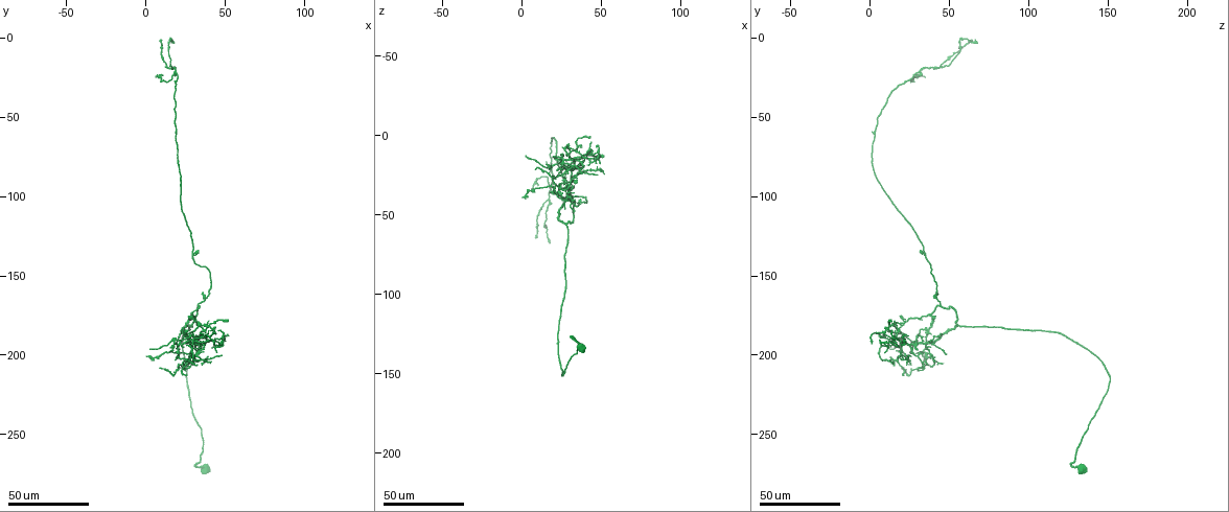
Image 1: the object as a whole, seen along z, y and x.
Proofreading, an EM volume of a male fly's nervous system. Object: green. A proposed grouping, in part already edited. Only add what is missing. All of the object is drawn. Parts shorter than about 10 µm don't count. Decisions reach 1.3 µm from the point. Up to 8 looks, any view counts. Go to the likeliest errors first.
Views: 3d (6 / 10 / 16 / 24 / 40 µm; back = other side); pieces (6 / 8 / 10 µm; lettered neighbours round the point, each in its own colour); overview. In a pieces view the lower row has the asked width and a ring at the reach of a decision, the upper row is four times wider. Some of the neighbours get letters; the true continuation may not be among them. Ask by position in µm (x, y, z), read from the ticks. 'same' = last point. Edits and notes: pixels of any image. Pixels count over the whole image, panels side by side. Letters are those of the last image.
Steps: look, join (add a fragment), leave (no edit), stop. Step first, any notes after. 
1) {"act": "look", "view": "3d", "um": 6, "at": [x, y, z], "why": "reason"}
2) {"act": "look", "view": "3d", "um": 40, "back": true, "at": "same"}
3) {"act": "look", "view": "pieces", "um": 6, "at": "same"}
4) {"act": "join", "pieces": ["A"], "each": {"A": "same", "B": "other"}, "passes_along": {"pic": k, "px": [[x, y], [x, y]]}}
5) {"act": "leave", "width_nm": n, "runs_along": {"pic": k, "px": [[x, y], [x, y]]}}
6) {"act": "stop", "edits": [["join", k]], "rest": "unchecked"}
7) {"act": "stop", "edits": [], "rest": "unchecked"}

{"act": "look", "view": "3d", "um": 40, "at": [34, 199, 48], "why": "free end"}

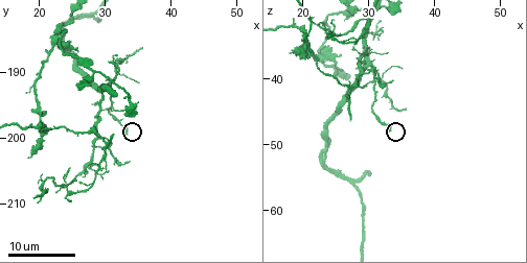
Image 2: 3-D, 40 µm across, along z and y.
{"act": "look", "view": "3d", "um": 6, "at": [33.0, 199.0, 48.5]}

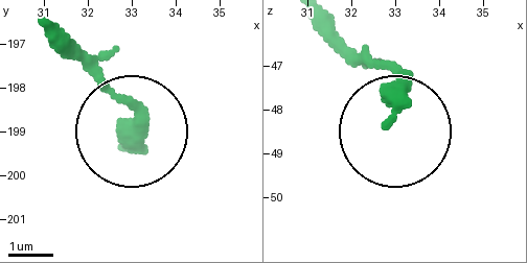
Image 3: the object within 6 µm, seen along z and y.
{"act": "look", "view": "pieces", "um": 10, "at": [32.85, 199.30, 48.25], "why": "see the neighbours"}

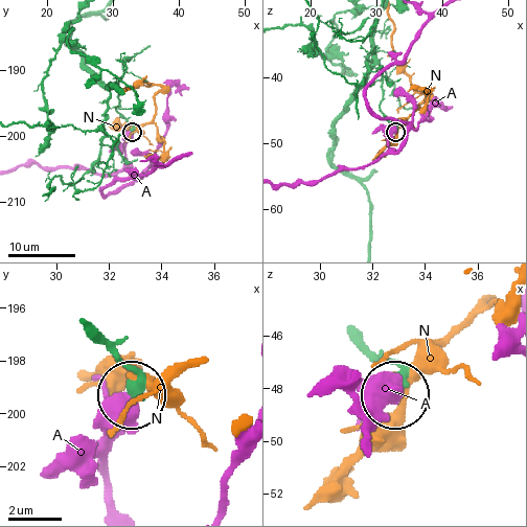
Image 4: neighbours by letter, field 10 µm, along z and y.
{"act": "leave", "each": {"A": "other", "N": "other"}, "runs_along": {"pic": 4, "px": [[89, 327], [134, 374], [132, 392]]}, "found": "no lettered fragment goes on from it"}

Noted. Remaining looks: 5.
{"act": "look", "view": "3d", "um": 24, "at": [32, 206, 14], "why": "an open end"}

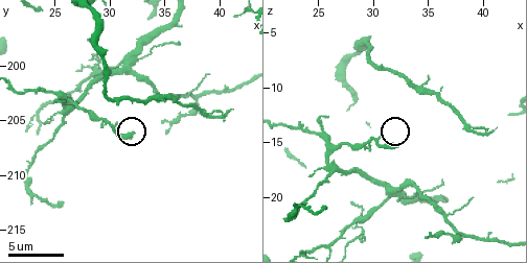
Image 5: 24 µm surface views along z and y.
{"act": "look", "view": "pieces", "um": 8, "at": [32.0, 206.4, 15.4]}

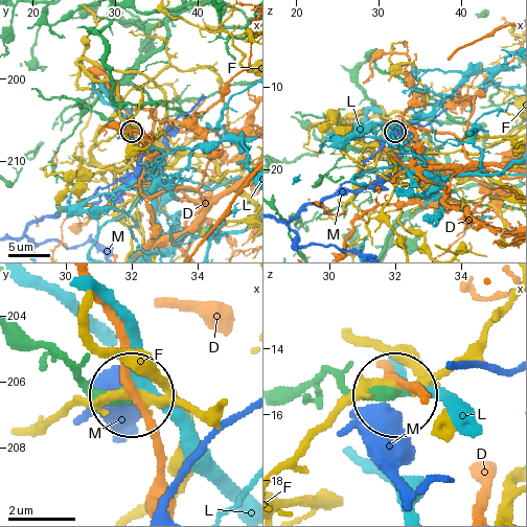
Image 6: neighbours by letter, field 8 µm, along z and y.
{"act": "leave", "each": {"D": "other", "F": "other", "L": "other", "M": "other"}, "runs_along": {"pic": 6, "px": [[294, 389], [336, 375], [392, 395]]}, "found": "no lettered fragment goes on from it"}

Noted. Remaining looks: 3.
{"act": "look", "view": "3d", "um": 24, "at": [1, 195, 14], "why": "long arm stops here"}

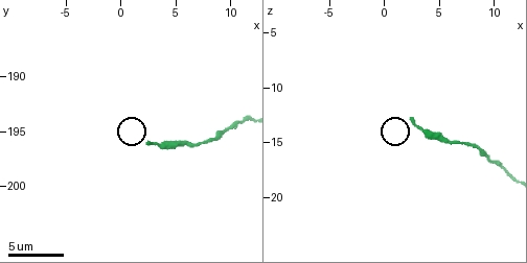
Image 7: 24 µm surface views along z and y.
{"act": "look", "view": "pieces", "um": 8, "at": [2.6, 196.0, 13.0], "why": "what lies round it"}

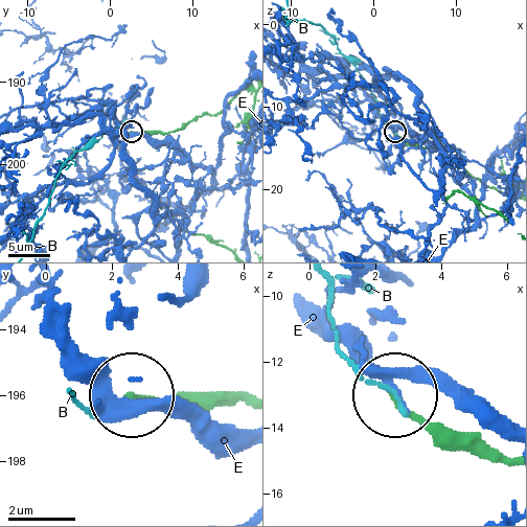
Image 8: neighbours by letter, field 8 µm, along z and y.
{"act": "leave", "each": {"B": "other", "E": "other"}, "runs_along": {"pic": 8, "px": [[214, 403], [133, 396]]}, "found": "no lettered fragment goes on from it"}

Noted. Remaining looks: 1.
{"act": "look", "view": "pieces", "um": 8, "at": [25.6, 212.6, 21.2], "why": "long arm stops here"}

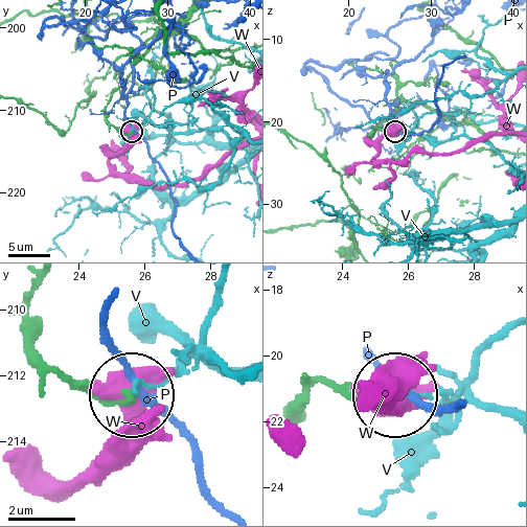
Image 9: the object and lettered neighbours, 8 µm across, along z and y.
{"act": "leave", "each": {"P": "other", "V": "other", "W": "other"}, "runs_along": {"pic": 9, "px": [[32, 285], [22, 319], [30, 344], [97, 392], [129, 395]]}, "found": "no lettered fragment goes on from it"}

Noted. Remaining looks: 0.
{"act": "stop", "edits": [], "rest": "unchecked"}

